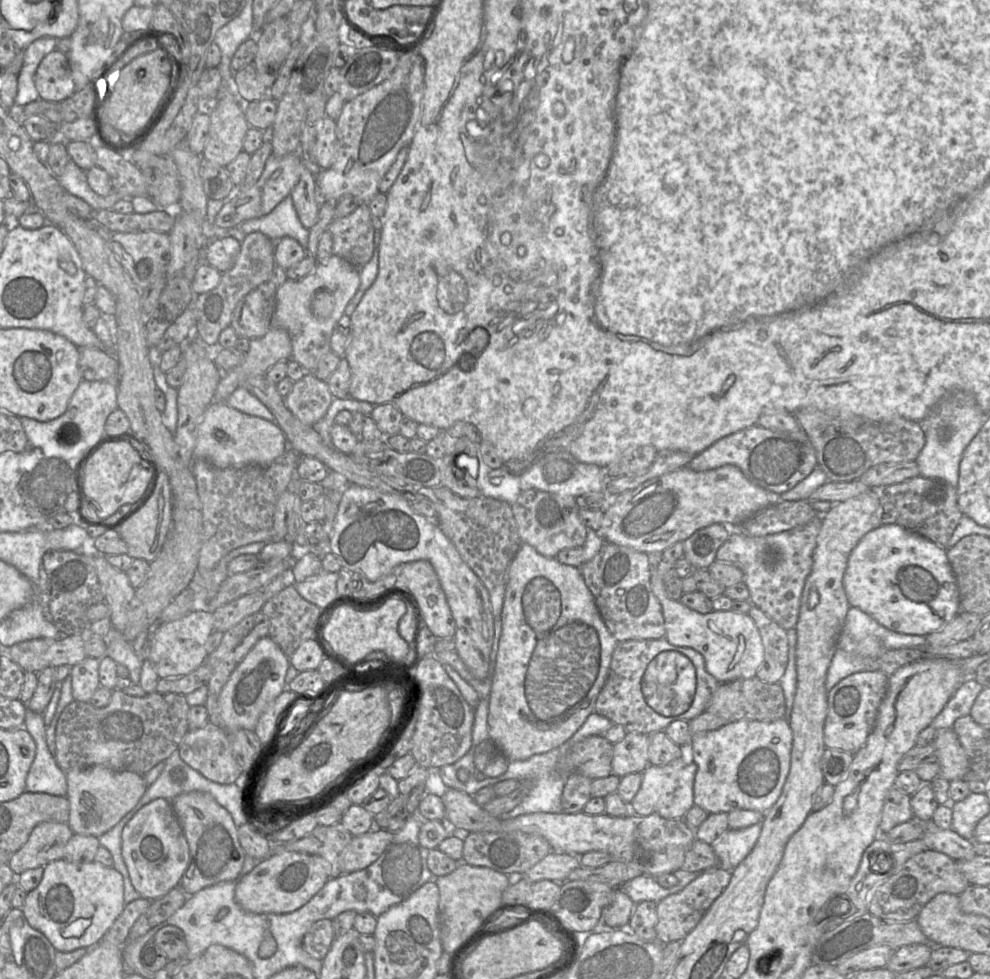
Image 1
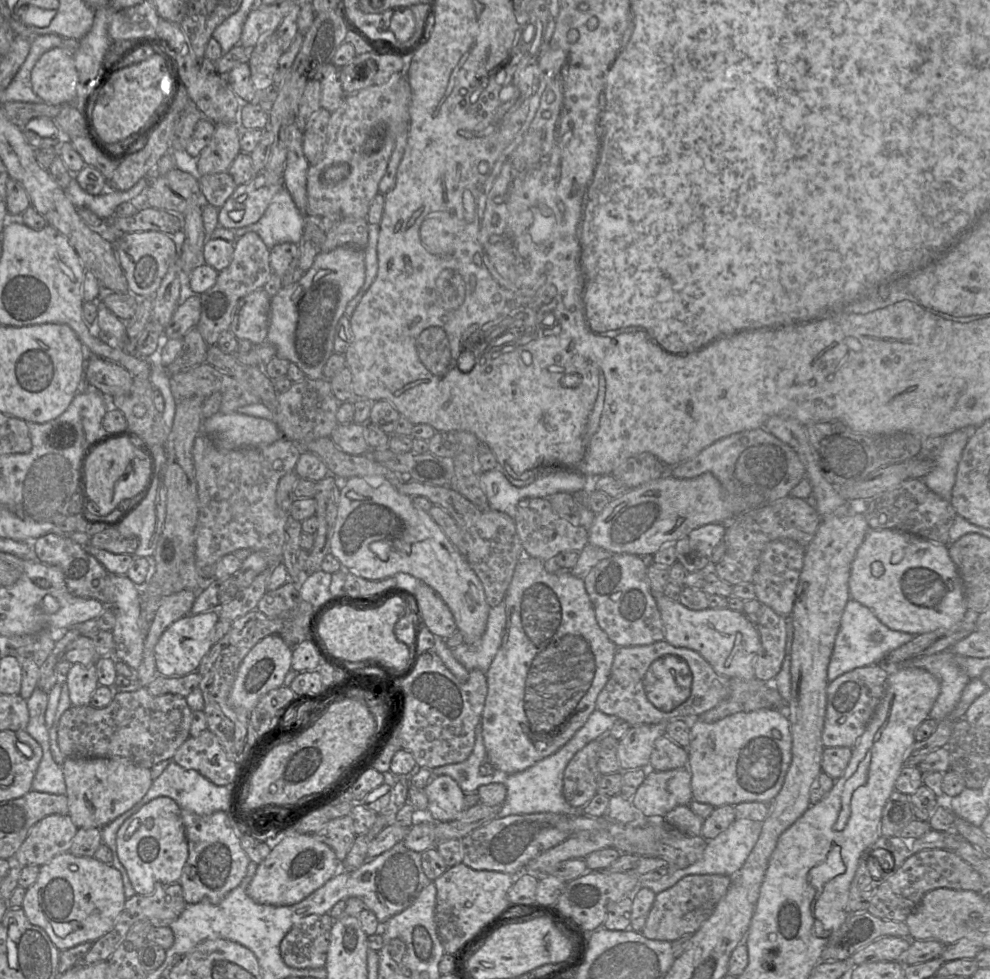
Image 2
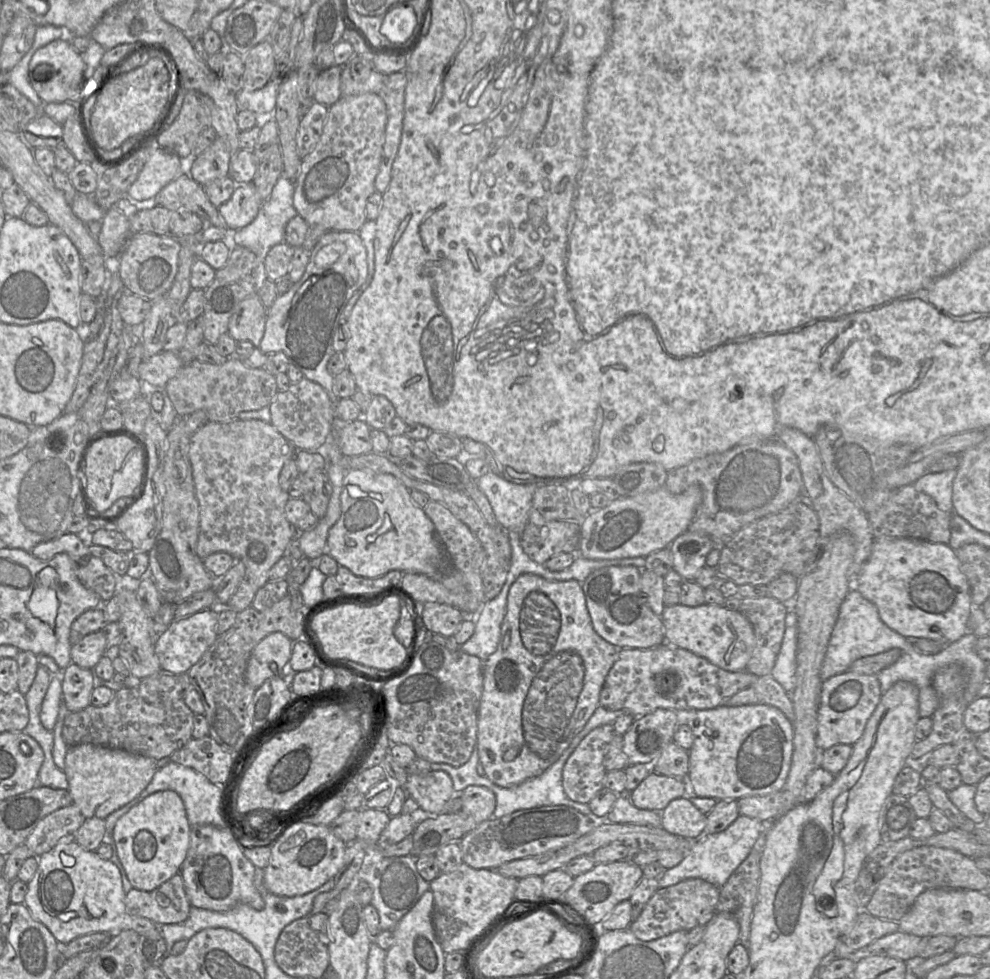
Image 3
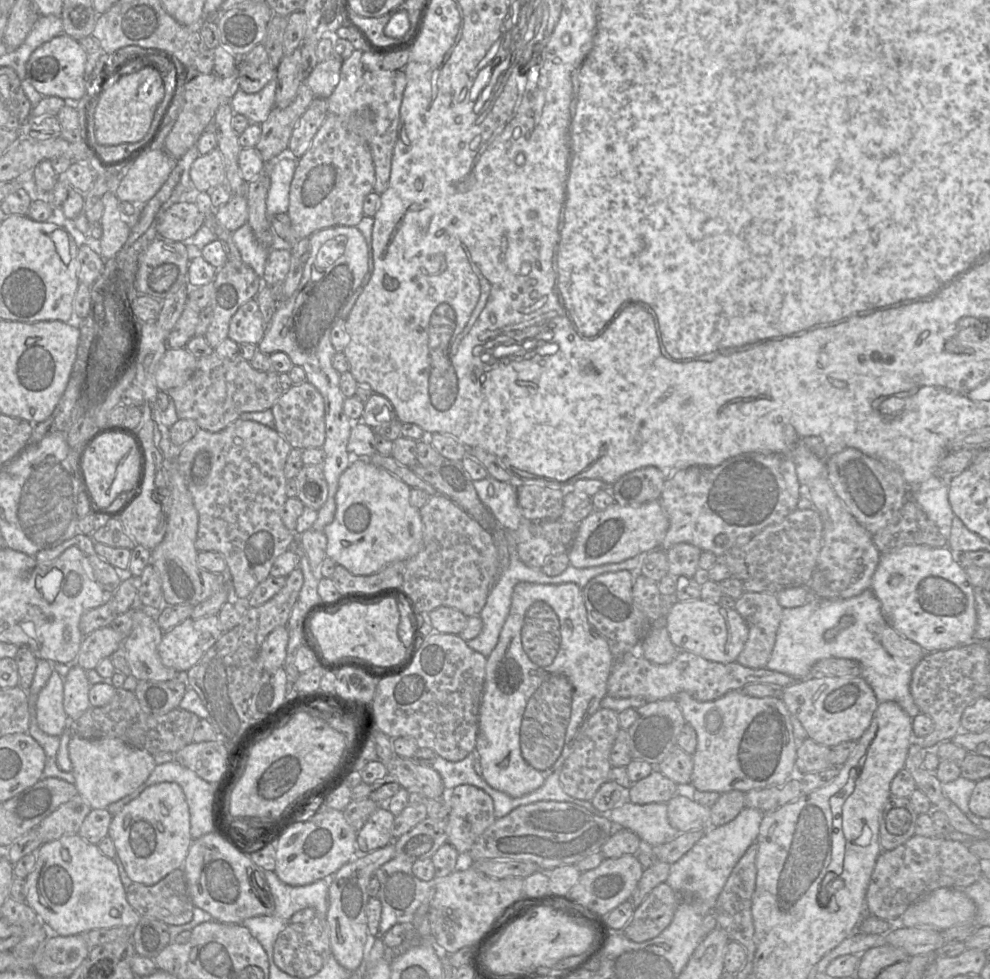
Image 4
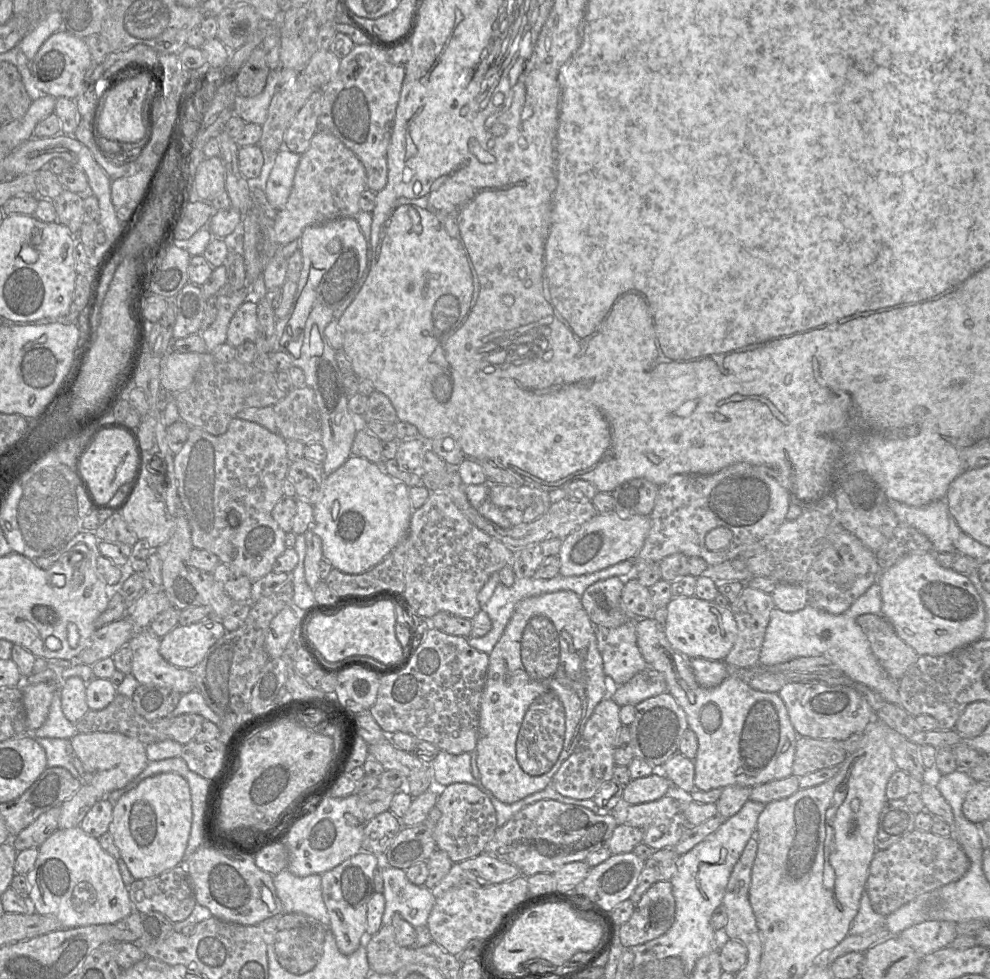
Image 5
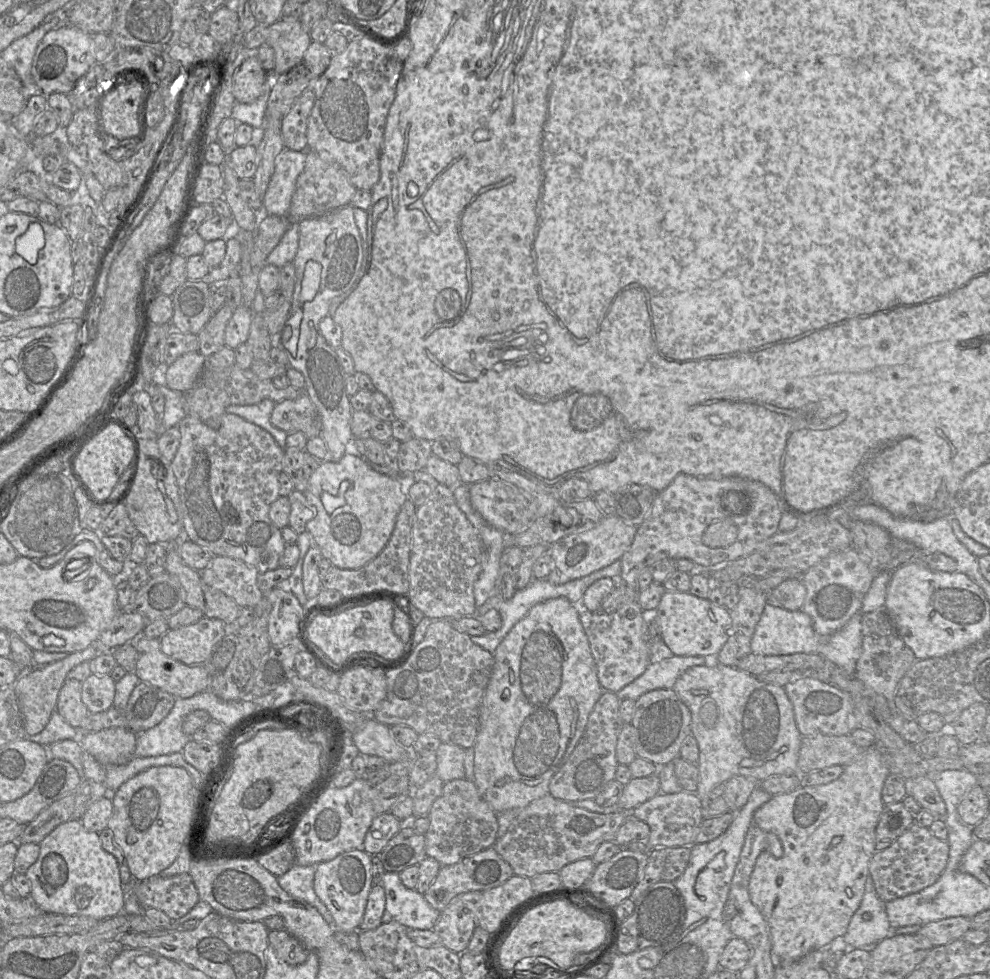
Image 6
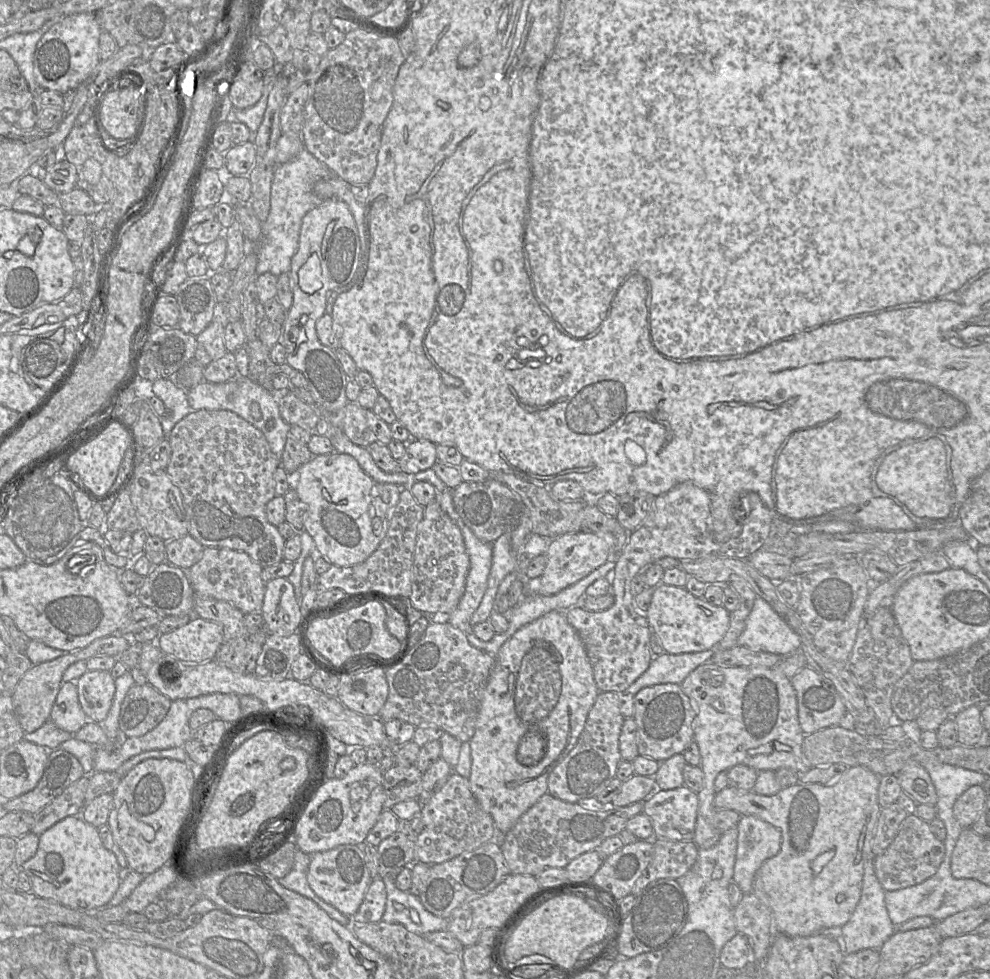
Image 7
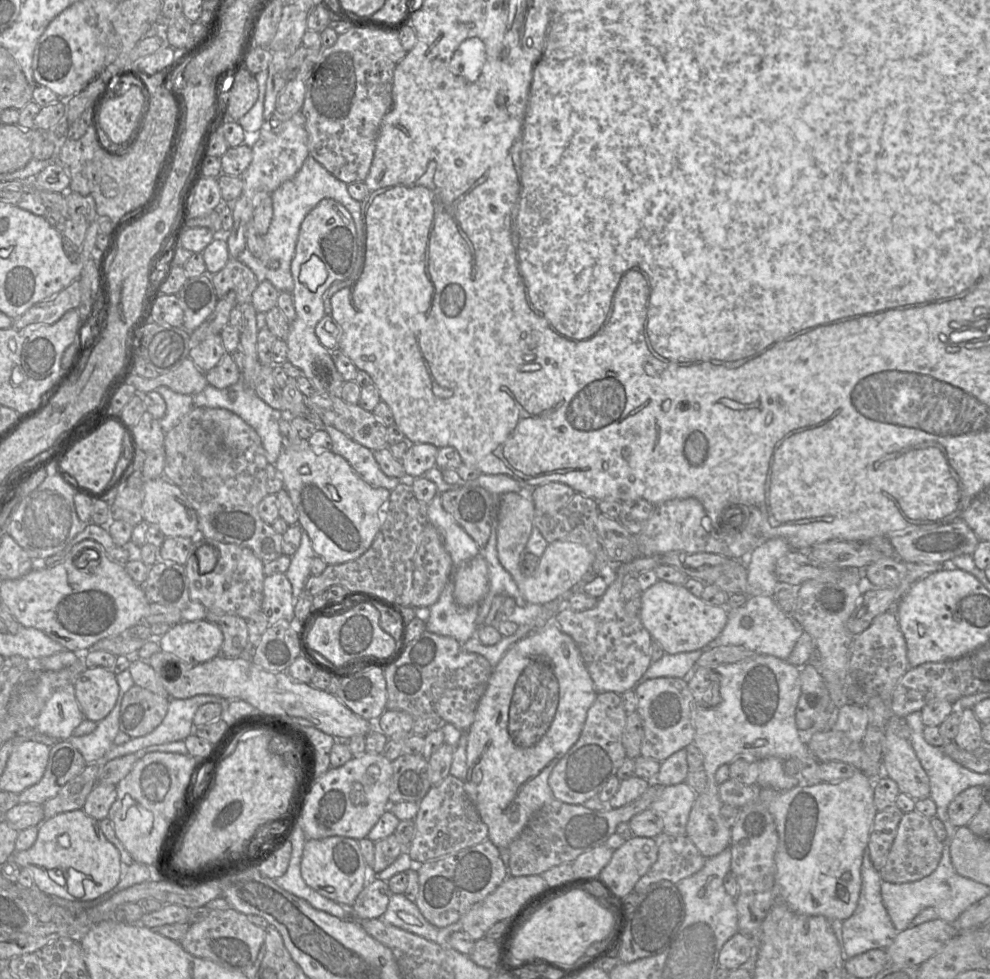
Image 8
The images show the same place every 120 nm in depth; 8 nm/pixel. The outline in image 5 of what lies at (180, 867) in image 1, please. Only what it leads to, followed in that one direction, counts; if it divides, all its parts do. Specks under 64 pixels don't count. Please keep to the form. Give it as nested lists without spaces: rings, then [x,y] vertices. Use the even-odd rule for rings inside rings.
[[[160,773],[141,781],[114,804],[108,832],[133,878],[142,880],[158,876],[184,862],[192,818],[187,780],[177,773]]]

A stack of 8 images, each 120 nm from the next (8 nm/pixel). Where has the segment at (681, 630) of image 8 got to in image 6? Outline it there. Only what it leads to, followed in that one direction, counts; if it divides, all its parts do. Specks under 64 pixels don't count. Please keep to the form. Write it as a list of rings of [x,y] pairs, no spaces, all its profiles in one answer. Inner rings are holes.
[[[666,591],[653,613],[654,620],[660,627],[662,640],[676,656],[716,656],[728,639],[732,622],[730,611],[726,607],[717,606],[690,592]]]

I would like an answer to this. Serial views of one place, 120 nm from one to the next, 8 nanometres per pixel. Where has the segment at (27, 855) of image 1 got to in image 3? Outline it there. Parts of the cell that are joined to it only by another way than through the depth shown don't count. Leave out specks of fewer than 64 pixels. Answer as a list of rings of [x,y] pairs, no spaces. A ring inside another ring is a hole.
[[[75,804],[60,808],[41,819],[24,844],[31,856],[39,857],[59,843],[75,841],[76,833],[85,819]]]

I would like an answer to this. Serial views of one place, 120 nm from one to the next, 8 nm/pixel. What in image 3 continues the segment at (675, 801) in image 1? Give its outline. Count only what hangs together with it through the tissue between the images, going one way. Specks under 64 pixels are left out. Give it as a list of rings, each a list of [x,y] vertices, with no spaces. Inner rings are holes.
[[[651,771],[630,793],[630,801],[639,809],[662,812],[674,799],[686,795],[683,780]]]

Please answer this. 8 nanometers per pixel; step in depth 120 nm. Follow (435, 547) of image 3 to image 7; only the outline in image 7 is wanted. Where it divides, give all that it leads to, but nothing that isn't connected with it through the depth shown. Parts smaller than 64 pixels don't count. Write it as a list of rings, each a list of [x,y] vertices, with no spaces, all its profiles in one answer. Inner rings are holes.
[[[338,452],[315,455],[290,475],[300,500],[305,504],[303,529],[314,541],[314,554],[324,556],[332,565],[348,567],[362,563],[378,548],[387,533],[392,512],[399,501],[401,486],[375,481],[354,457]]]

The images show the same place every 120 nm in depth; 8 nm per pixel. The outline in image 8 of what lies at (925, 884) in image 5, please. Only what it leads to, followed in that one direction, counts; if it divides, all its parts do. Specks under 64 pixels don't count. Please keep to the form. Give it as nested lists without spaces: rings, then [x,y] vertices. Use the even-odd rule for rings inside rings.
[[[916,810],[904,813],[897,834],[889,851],[886,864],[881,869],[882,880],[891,883],[906,883],[930,875],[938,866],[943,852],[940,841],[931,826],[930,819]]]

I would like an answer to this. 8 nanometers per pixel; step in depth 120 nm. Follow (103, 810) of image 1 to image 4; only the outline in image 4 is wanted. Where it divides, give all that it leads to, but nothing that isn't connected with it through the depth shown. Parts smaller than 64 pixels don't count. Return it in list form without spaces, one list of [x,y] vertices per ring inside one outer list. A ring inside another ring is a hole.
[[[72,736],[68,751],[73,765],[74,785],[92,809],[107,809],[110,804],[131,794],[148,779],[156,767],[153,755],[118,738],[85,739]]]

